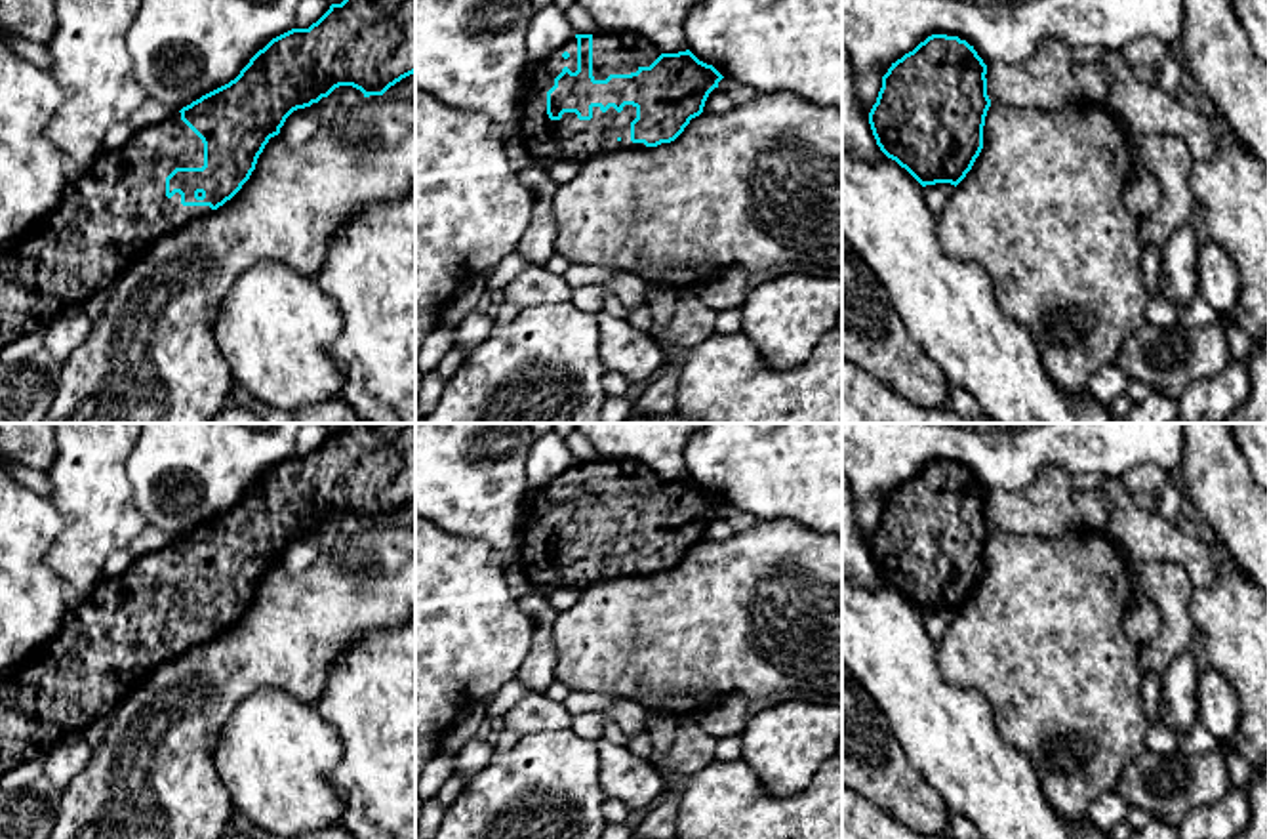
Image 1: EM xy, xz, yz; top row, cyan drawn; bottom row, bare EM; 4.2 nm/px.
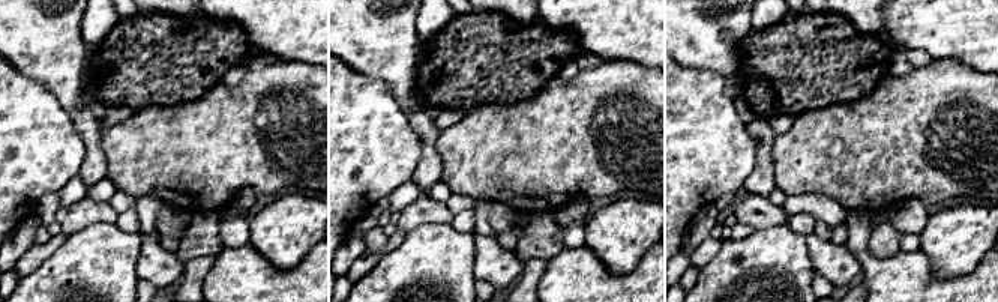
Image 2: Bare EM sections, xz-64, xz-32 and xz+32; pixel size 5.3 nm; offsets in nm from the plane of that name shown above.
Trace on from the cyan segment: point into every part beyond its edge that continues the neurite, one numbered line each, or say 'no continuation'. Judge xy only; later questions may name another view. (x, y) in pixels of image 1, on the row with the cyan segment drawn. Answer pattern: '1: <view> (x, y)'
1: xy (111, 212)

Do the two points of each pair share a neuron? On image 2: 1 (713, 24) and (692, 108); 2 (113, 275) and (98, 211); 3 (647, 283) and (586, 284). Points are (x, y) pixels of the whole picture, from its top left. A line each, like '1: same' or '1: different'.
1: different
2: different
3: same

